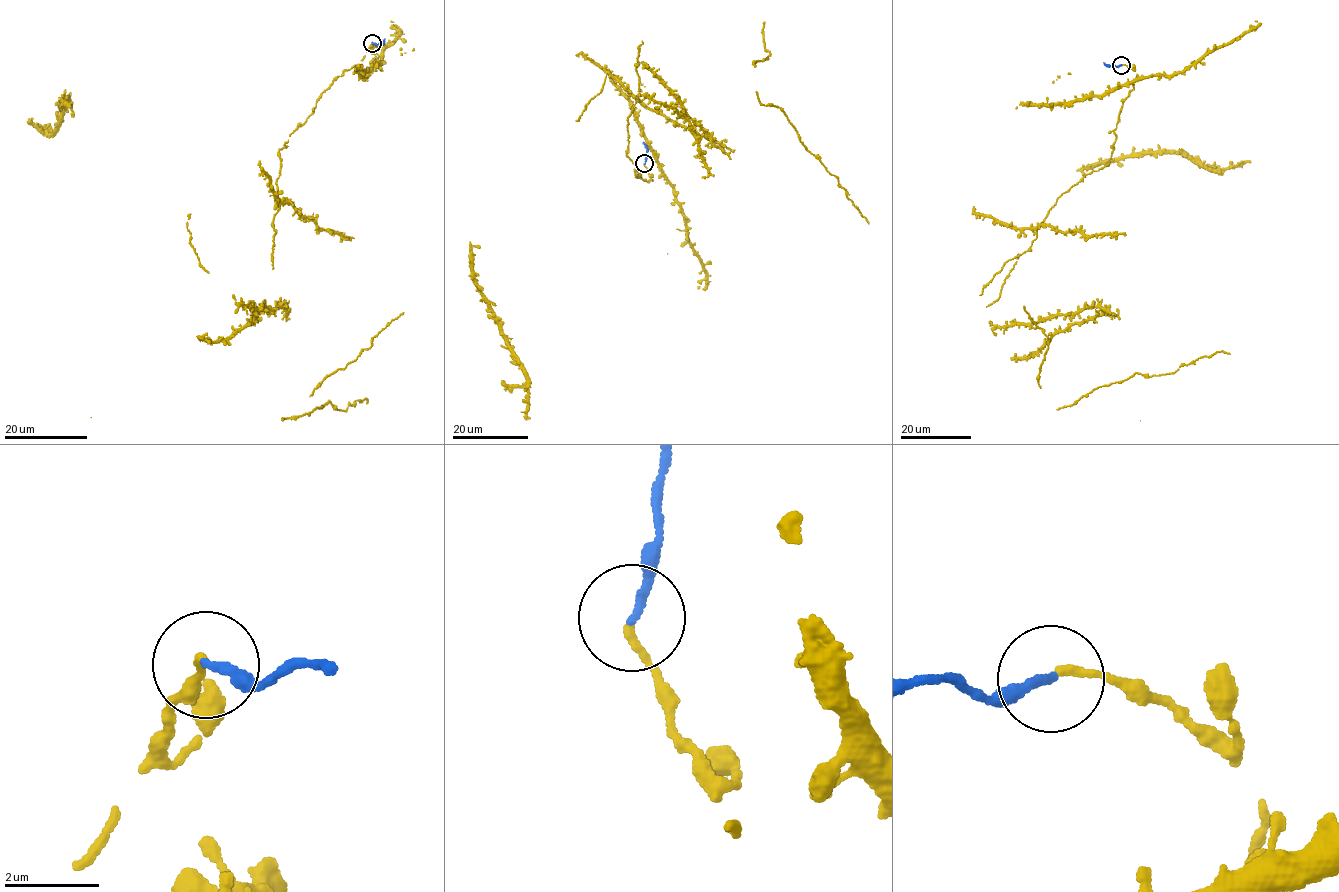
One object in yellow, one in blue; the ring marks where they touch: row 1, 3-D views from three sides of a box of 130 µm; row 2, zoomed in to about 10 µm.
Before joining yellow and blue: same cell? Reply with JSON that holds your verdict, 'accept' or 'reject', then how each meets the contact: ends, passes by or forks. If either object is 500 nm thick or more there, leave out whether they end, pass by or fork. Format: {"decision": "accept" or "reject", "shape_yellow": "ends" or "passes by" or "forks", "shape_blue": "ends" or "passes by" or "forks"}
{"decision": "accept", "shape_yellow": "ends", "shape_blue": "ends"}

